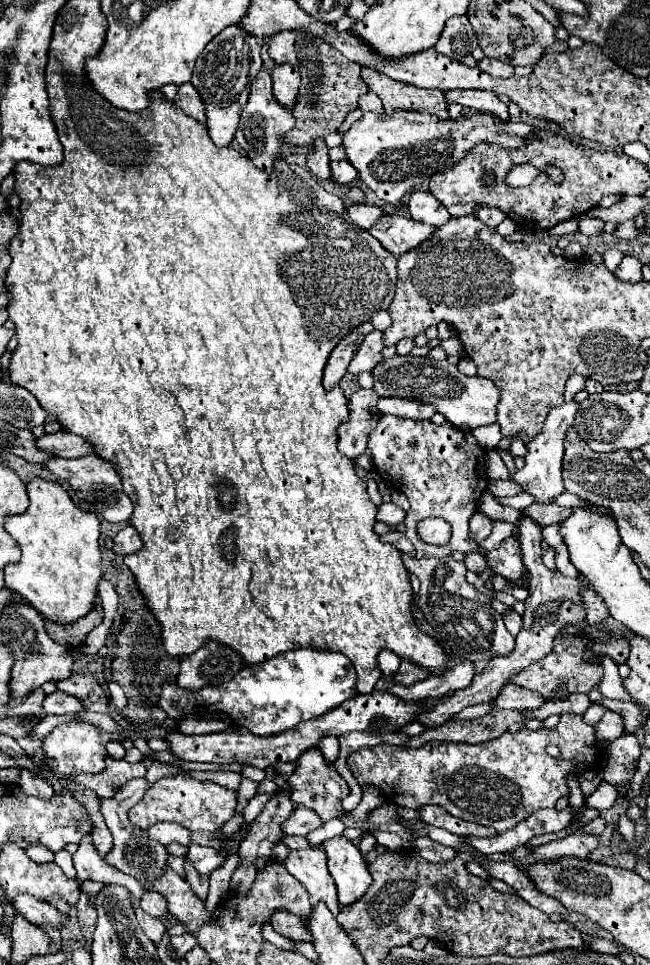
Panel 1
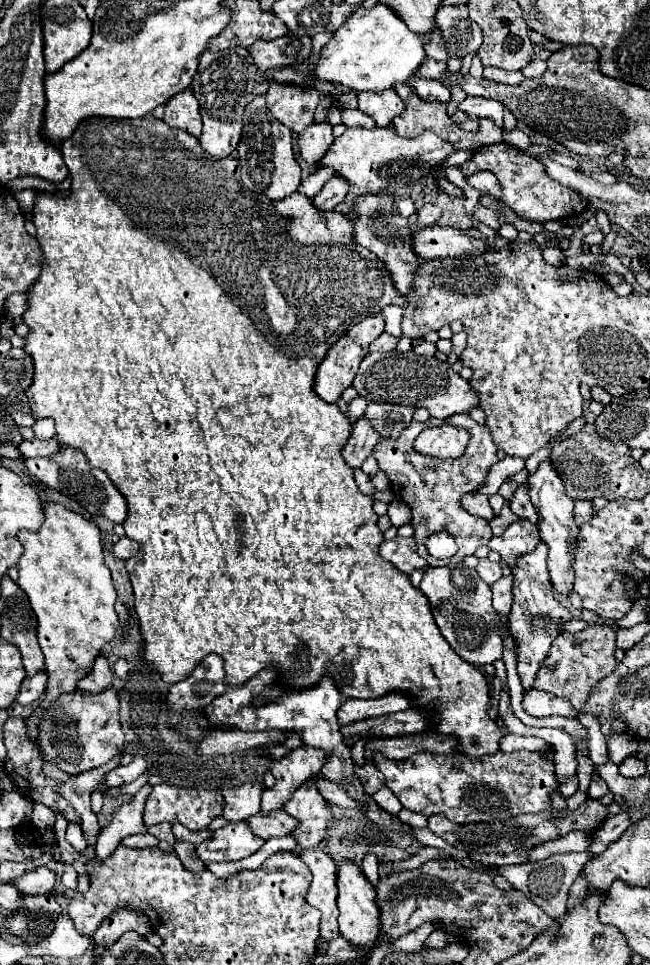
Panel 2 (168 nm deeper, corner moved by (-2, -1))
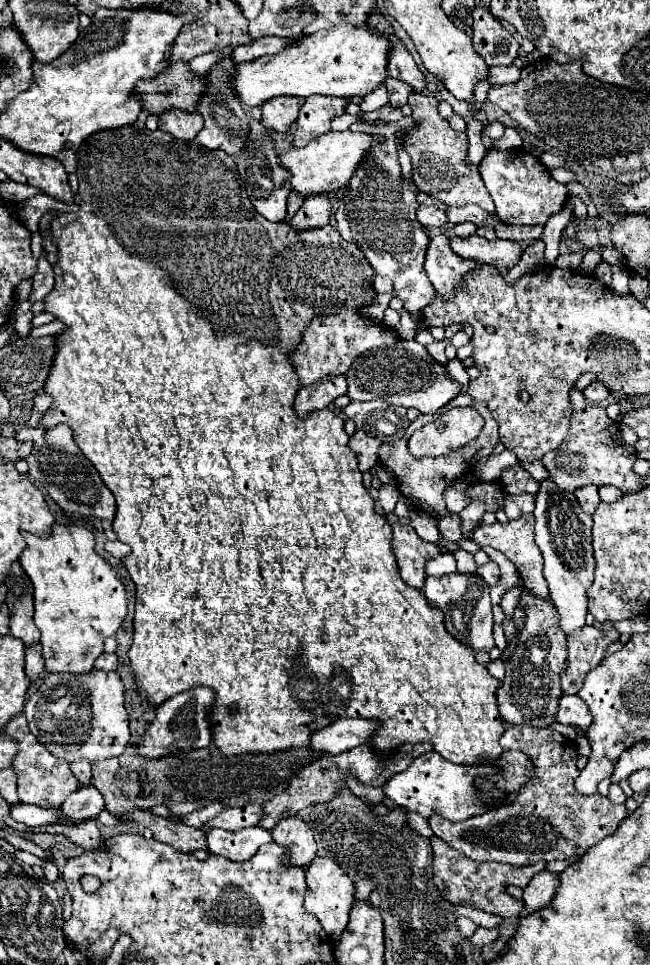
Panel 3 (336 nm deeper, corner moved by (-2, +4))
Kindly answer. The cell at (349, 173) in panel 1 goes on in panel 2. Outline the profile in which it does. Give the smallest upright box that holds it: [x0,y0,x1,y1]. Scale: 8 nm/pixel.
[311,177,349,211]

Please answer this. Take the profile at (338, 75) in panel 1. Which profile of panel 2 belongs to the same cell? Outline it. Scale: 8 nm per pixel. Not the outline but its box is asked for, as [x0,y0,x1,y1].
[249,35,311,73]

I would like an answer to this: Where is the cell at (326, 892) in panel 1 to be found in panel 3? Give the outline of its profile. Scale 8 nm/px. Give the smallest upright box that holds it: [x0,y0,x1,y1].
[305,856,355,942]

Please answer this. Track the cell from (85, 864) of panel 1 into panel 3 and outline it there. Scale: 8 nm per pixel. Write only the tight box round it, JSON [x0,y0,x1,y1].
[69,760,93,786]

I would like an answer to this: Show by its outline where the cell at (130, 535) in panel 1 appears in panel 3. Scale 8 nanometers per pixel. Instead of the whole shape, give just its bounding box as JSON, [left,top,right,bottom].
[105,540,131,558]

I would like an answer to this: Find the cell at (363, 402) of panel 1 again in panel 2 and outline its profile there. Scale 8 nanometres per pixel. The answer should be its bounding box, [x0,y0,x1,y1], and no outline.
[343,417,379,469]

